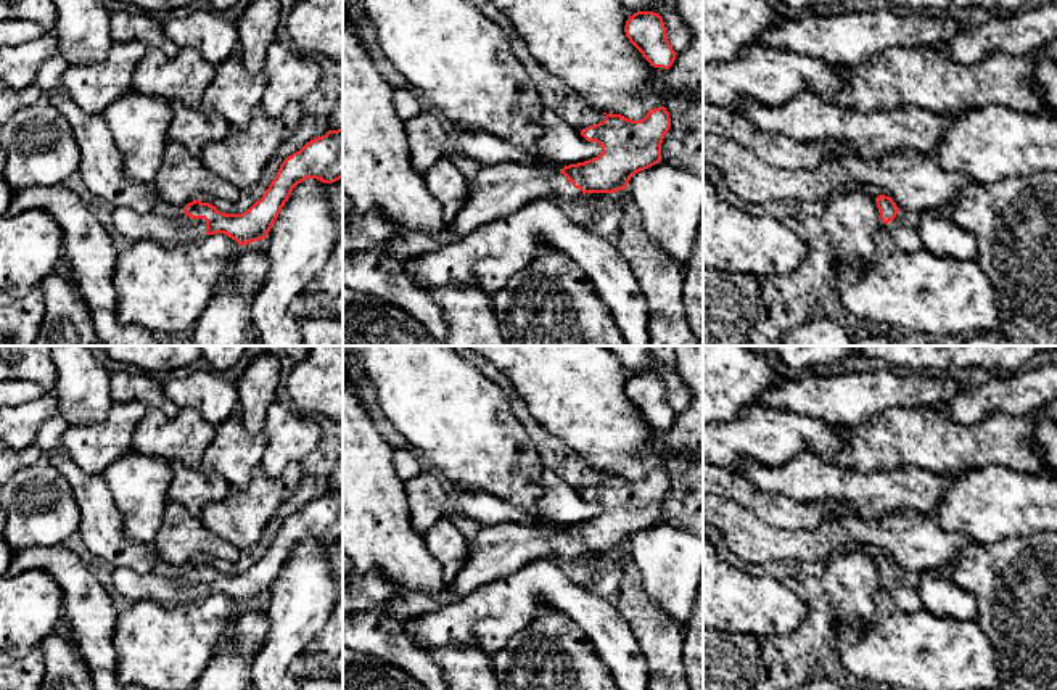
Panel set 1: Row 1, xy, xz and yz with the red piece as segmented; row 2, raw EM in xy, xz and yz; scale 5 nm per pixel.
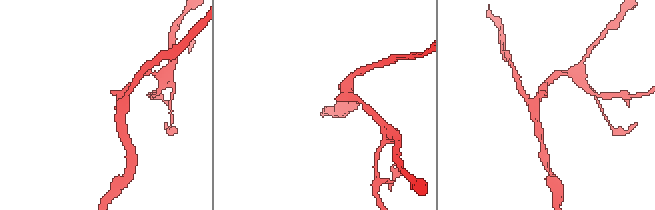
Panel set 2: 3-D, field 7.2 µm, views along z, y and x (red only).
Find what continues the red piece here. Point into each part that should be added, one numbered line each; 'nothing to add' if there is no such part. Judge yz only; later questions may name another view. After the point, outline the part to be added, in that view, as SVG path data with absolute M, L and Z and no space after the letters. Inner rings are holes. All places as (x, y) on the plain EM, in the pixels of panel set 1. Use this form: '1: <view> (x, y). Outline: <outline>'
1: yz (904, 595). Outline: M898 573L891 582L883 584L883 589L888 590L888 593L901 610L917 611L922 608L922 600L917 593L917 589L909 585L901 573Z

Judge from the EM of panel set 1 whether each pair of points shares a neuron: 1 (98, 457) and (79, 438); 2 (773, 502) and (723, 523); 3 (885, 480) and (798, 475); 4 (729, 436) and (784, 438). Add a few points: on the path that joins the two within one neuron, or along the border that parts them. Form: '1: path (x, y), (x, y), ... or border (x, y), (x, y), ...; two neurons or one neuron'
1: path (94, 451), (86, 439); one neuron
2: border (719, 497), (747, 507), (766, 523), (784, 528); two neurons
3: path (864, 481), (819, 481); one neuron
4: path (742, 436), (771, 436); one neuron

